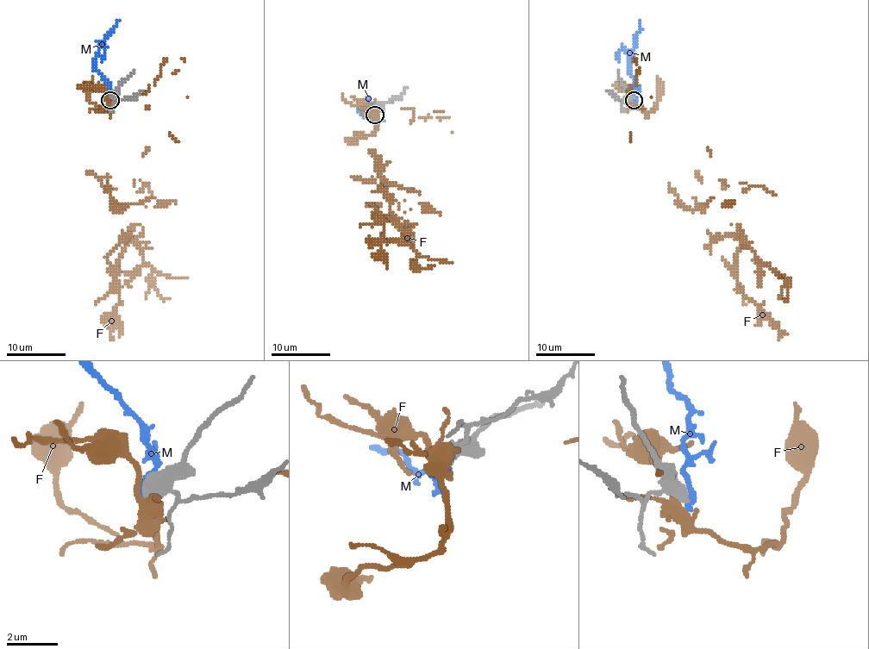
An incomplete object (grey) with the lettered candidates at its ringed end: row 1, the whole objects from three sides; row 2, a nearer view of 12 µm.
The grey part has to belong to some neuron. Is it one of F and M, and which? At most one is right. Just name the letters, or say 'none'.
none

